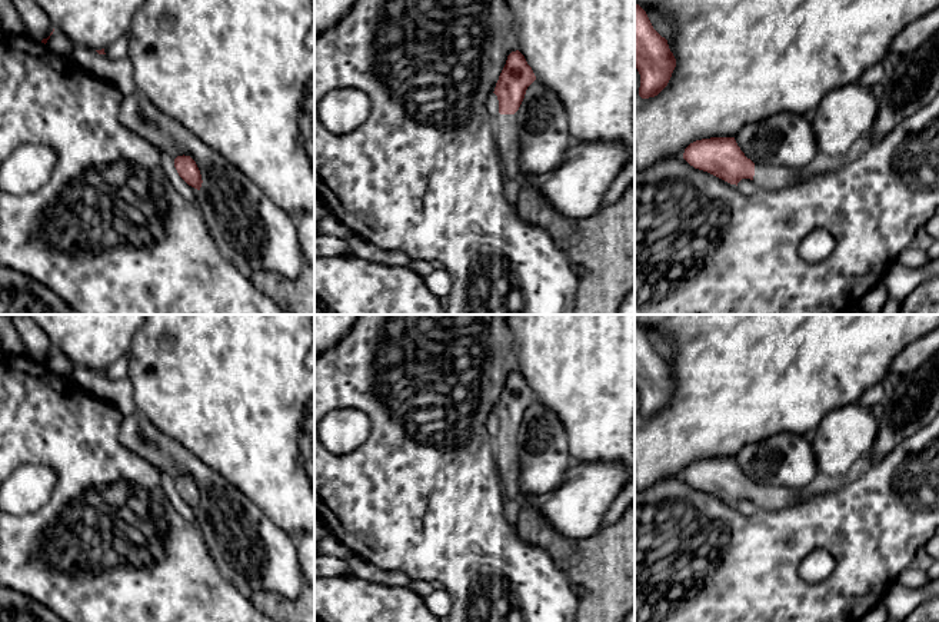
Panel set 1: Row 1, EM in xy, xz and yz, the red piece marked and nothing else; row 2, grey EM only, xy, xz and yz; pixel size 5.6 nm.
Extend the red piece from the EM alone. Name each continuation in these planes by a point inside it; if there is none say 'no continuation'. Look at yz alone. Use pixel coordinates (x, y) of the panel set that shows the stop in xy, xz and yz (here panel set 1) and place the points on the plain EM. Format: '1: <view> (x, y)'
1: yz (763, 498)

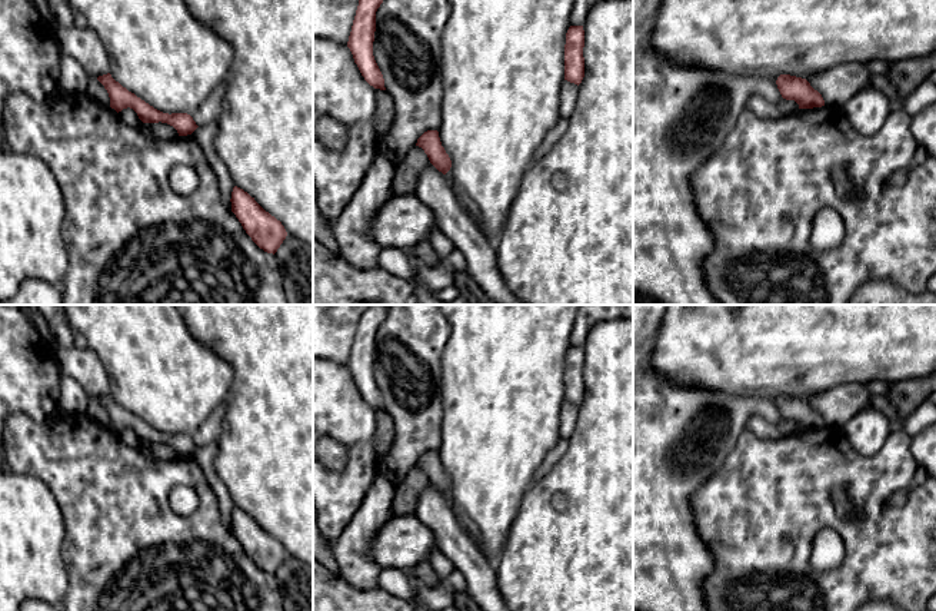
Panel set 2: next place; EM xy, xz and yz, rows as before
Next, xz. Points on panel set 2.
no continuation

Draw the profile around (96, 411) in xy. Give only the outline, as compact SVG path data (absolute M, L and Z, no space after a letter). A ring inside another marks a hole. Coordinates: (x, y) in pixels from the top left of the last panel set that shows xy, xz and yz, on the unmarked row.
M90 396L89 408L86 412L91 419L97 421L104 426L110 426L110 418L104 406L97 401L97 398Z

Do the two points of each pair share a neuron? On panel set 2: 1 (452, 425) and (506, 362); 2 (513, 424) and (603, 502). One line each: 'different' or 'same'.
1: same
2: different

